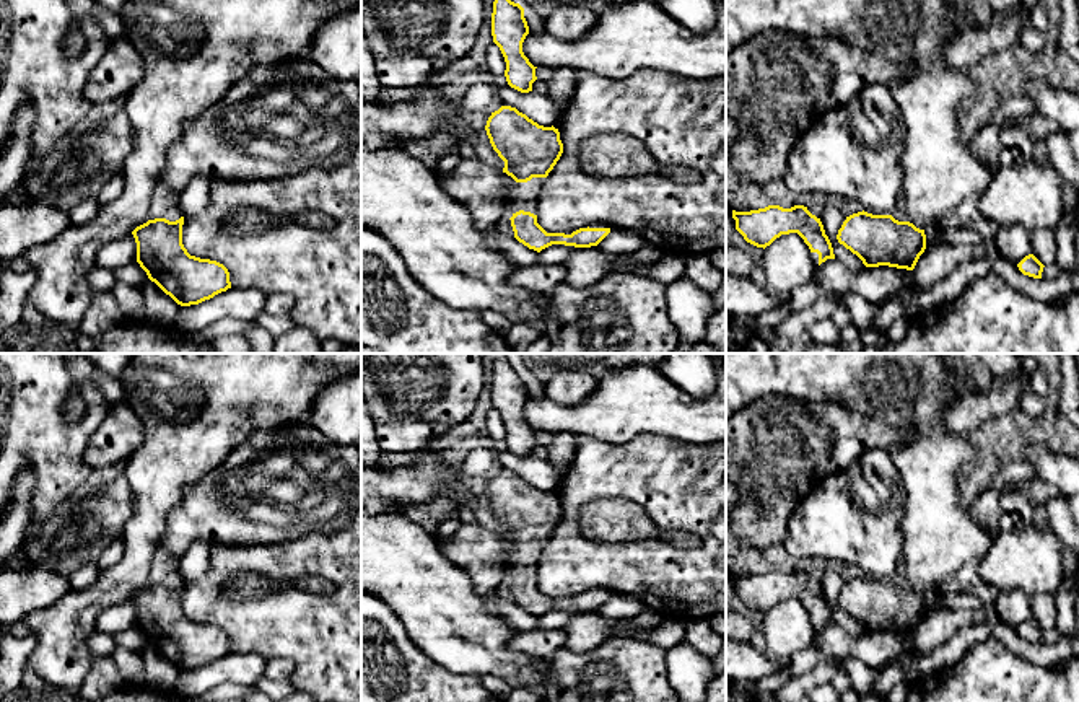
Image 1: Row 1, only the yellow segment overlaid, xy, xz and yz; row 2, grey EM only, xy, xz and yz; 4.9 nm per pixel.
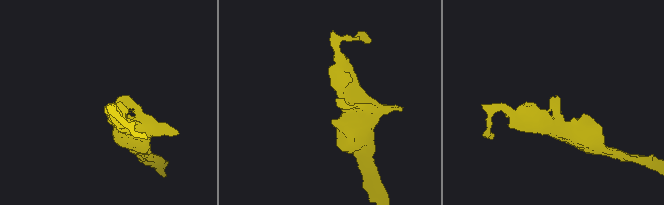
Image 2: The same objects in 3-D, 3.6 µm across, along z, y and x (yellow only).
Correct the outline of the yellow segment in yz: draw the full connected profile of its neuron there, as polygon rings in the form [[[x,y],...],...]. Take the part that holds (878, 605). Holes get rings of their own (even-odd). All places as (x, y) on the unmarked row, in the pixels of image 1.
[[[858,577],[843,586],[837,604],[866,632],[889,630],[913,635],[926,614],[924,595],[892,580]]]

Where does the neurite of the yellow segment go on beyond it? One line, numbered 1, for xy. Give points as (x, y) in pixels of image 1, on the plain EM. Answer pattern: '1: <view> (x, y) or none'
1: none

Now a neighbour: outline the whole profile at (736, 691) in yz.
[[[726,679],[726,702],[752,702],[752,689],[755,682],[744,679]]]

